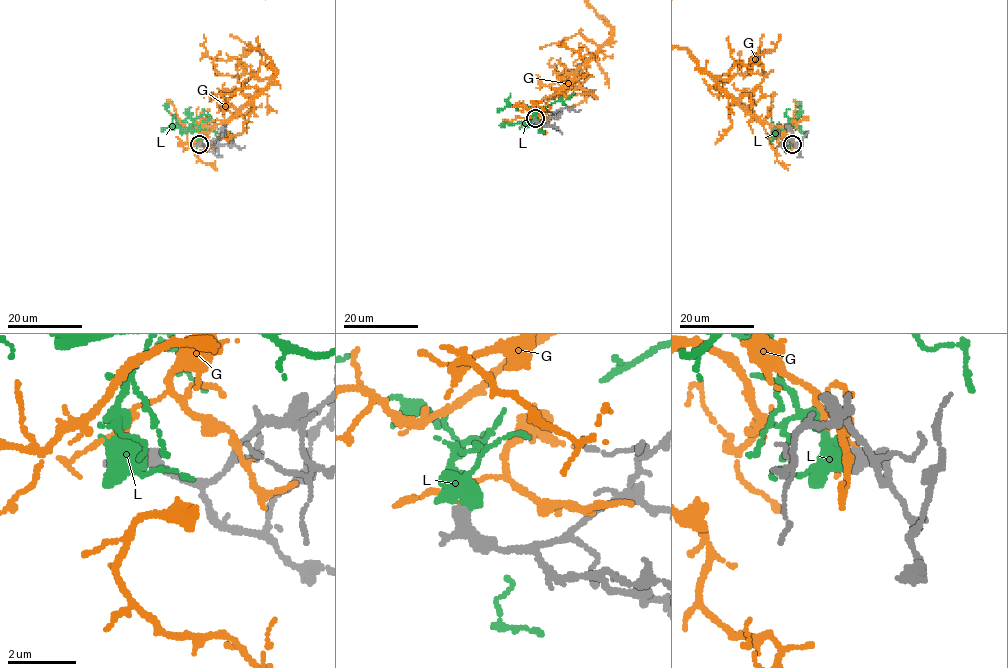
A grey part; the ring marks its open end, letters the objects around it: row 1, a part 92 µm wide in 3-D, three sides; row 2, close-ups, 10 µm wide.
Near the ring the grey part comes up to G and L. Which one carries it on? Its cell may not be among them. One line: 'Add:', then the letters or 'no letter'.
Add: L

